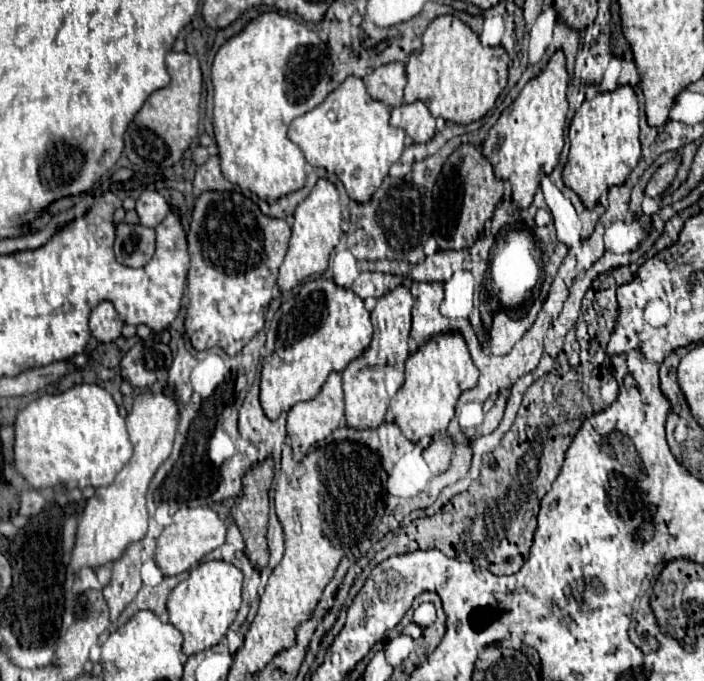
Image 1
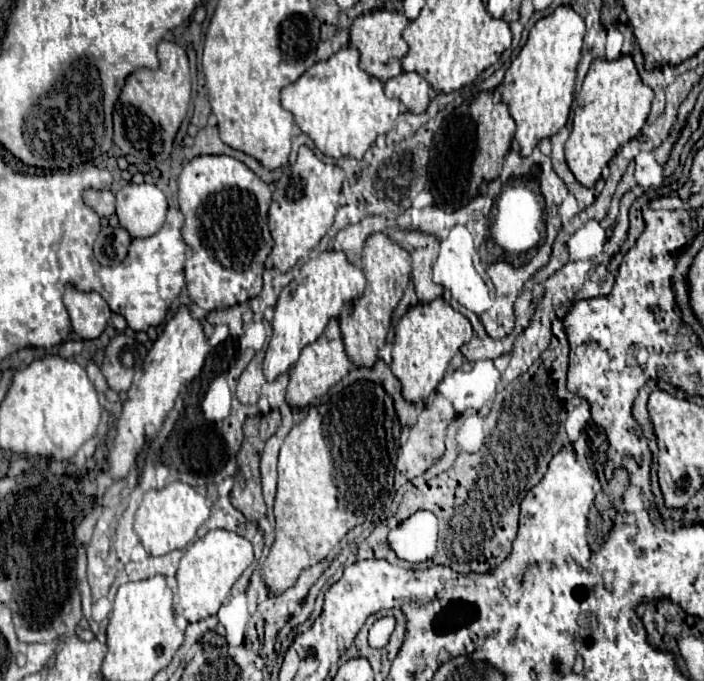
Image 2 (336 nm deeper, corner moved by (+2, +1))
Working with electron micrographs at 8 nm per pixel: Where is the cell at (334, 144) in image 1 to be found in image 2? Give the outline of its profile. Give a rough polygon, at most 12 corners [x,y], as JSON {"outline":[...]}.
{"outline":[[341,49],[281,91],[325,157],[363,159],[401,103]]}

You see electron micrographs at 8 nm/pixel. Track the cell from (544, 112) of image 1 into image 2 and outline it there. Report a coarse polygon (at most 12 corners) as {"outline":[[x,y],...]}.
{"outline":[[583,19],[533,25],[501,101],[521,157],[565,127]]}

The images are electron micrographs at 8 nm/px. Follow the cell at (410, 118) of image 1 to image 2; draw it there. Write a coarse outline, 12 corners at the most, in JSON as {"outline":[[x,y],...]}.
{"outline":[[417,73],[385,83],[385,95],[407,111],[425,113],[429,85]]}

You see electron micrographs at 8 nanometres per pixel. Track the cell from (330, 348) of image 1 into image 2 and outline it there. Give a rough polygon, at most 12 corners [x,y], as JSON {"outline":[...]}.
{"outline":[[345,253],[309,259],[281,291],[263,373],[315,343],[365,275]]}

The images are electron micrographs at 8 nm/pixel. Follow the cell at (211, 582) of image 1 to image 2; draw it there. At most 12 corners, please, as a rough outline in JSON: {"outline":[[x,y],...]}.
{"outline":[[213,529],[177,569],[175,615],[217,615],[253,563],[251,543]]}

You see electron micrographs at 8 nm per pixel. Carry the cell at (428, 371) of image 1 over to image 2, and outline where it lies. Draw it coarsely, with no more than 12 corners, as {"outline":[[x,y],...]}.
{"outline":[[441,297],[409,307],[395,329],[393,375],[427,401],[473,337]]}

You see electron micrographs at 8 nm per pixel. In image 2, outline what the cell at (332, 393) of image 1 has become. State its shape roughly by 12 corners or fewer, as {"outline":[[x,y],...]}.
{"outline":[[339,323],[289,371],[287,403],[305,409],[337,385],[349,361]]}

